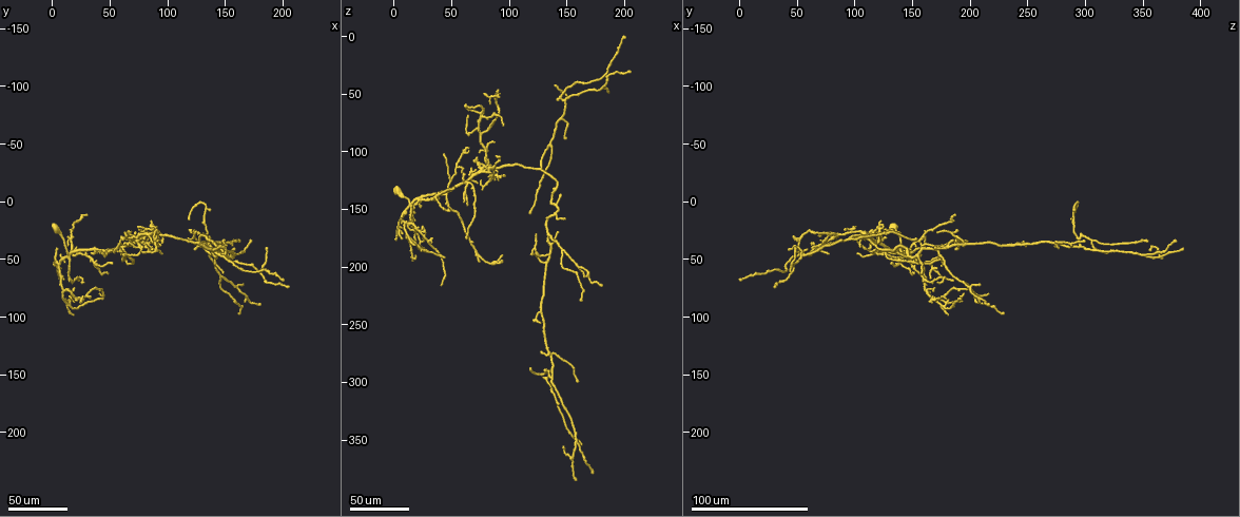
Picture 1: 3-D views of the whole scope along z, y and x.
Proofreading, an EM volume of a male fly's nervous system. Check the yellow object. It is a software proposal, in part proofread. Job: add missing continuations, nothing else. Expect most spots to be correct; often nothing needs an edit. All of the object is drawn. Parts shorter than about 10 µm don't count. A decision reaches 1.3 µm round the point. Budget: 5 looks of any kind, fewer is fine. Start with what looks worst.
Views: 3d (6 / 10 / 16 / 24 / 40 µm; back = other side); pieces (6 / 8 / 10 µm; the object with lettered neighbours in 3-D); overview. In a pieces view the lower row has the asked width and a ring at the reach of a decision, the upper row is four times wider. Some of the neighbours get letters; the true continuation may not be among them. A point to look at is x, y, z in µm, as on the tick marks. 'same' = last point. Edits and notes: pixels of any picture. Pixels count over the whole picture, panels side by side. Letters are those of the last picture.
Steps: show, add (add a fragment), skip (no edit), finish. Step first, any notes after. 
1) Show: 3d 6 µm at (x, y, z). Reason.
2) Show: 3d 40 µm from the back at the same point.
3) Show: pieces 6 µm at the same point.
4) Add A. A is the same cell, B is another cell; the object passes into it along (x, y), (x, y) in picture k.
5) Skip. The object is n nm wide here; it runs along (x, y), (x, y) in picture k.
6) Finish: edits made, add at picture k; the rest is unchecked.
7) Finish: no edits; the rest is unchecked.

Show: 3d 24 µm at (44, 44, 104). End of a long branch.

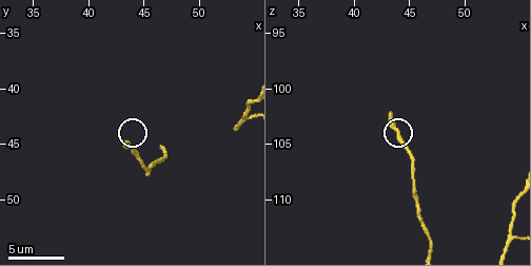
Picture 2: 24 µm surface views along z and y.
Show: 3d 6 µm at (43.4, 45.2, 102.4).

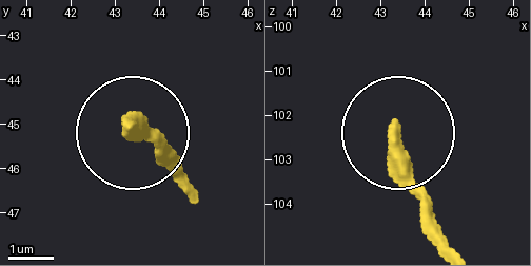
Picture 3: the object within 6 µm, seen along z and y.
Show: pieces 10 µm at (43.25, 45.05, 102.35).

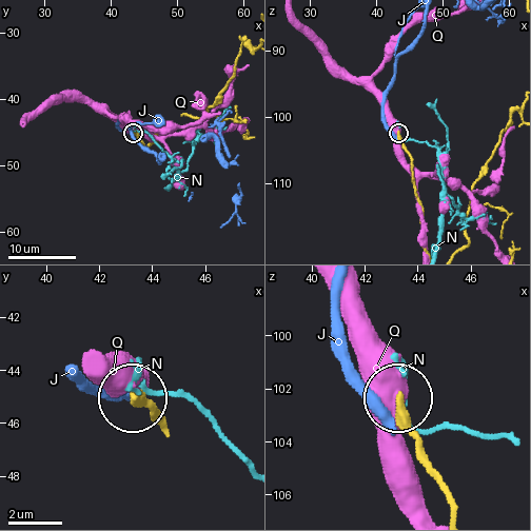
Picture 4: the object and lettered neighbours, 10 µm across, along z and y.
Skip. J, N and Q are other cells; no lettered fragment goes on from it.

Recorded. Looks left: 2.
Show: 3d 40 µm at (140, 40, 44). End of a long branch.

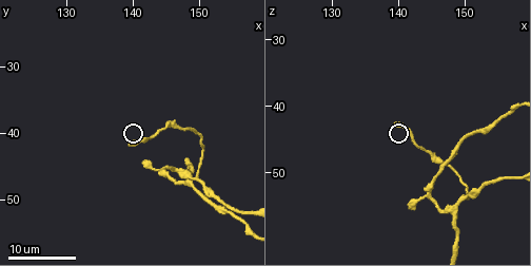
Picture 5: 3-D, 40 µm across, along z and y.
Show: pieces 8 µm at (140.0, 41.5, 42.5).

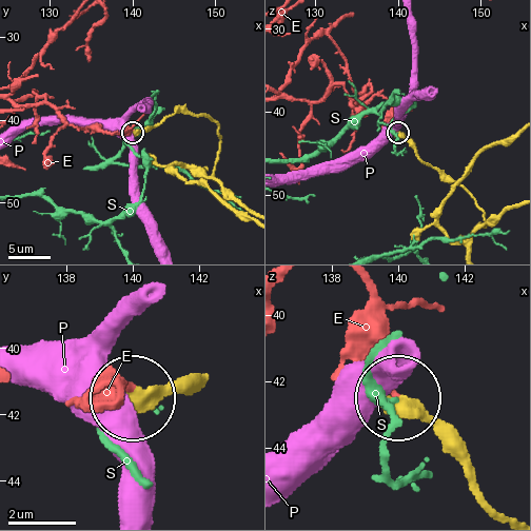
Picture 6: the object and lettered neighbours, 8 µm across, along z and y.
Skip. The object is 460 nm wide here; E, P and S are other cells; none of them fits.

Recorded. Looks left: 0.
Finish: no edits; the rest is unchecked.

